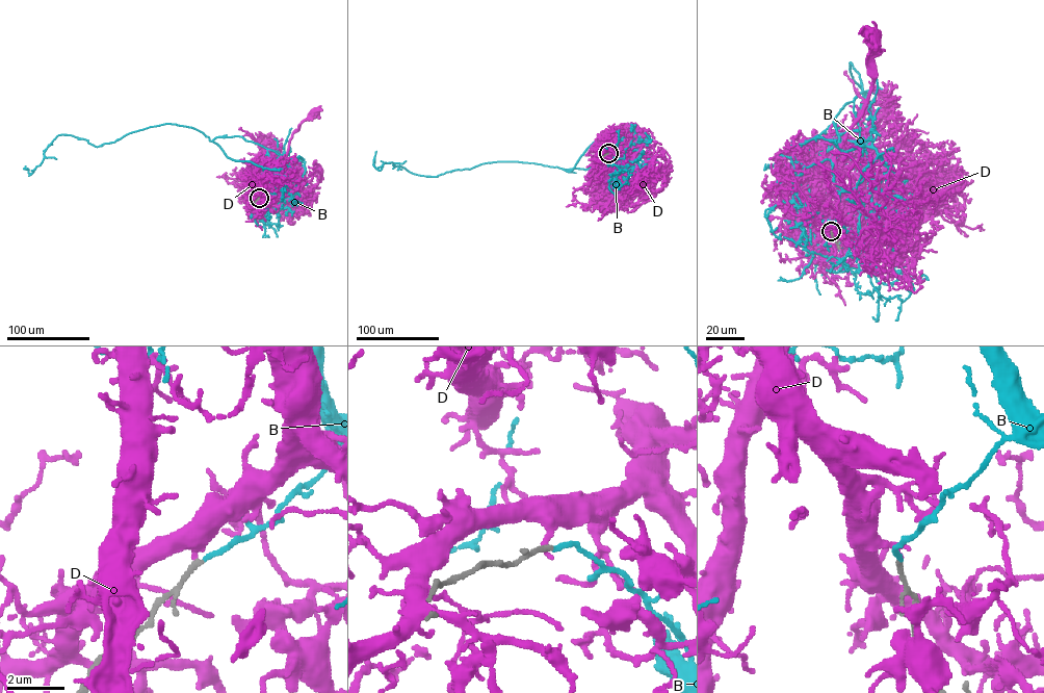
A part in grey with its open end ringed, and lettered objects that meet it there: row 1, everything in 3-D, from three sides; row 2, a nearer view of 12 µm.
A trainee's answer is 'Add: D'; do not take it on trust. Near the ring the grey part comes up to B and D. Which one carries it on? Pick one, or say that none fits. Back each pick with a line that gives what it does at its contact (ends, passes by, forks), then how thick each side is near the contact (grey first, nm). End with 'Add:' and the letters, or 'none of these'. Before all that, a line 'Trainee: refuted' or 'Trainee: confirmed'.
Trainee: refuted
B: it ends there; 170 nm thick on the grey side, 150 nm on the other
Add: B

